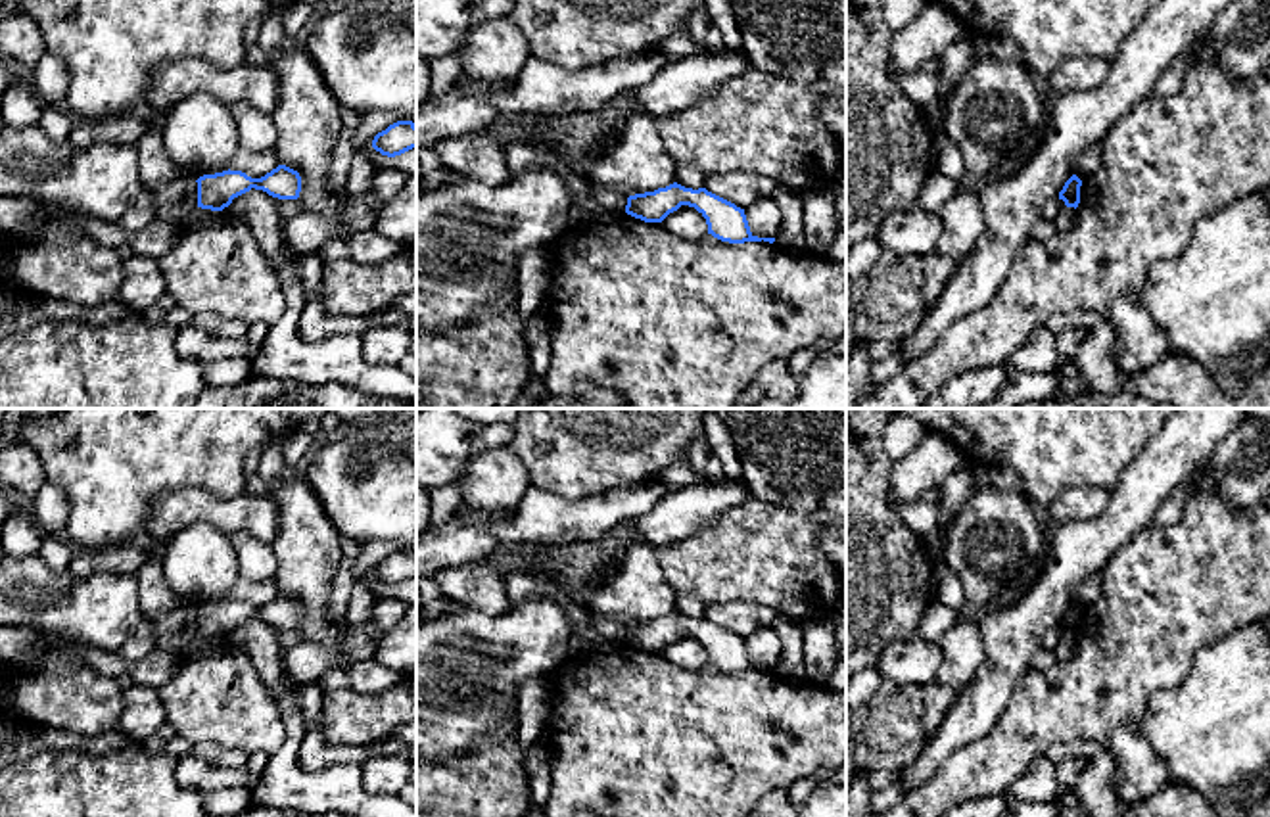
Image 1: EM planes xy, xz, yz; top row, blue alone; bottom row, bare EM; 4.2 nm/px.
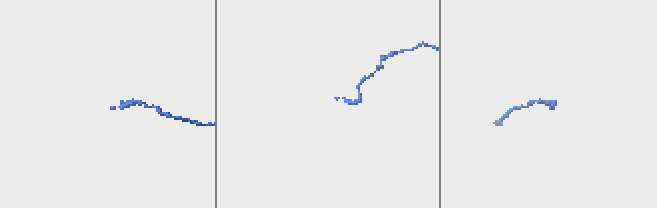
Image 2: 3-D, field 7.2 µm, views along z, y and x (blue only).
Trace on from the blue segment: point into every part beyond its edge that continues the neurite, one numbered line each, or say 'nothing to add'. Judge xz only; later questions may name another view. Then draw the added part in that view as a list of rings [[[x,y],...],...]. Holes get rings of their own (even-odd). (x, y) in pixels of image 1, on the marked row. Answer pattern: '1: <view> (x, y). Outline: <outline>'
nothing to add

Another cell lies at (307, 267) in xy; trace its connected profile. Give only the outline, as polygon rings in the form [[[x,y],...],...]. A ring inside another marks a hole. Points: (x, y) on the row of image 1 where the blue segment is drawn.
[[[301,253],[292,263],[292,272],[301,280],[311,295],[318,286],[326,261],[318,253]]]

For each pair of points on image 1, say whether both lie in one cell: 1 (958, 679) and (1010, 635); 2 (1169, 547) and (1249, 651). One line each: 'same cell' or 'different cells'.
1: different cells
2: different cells

